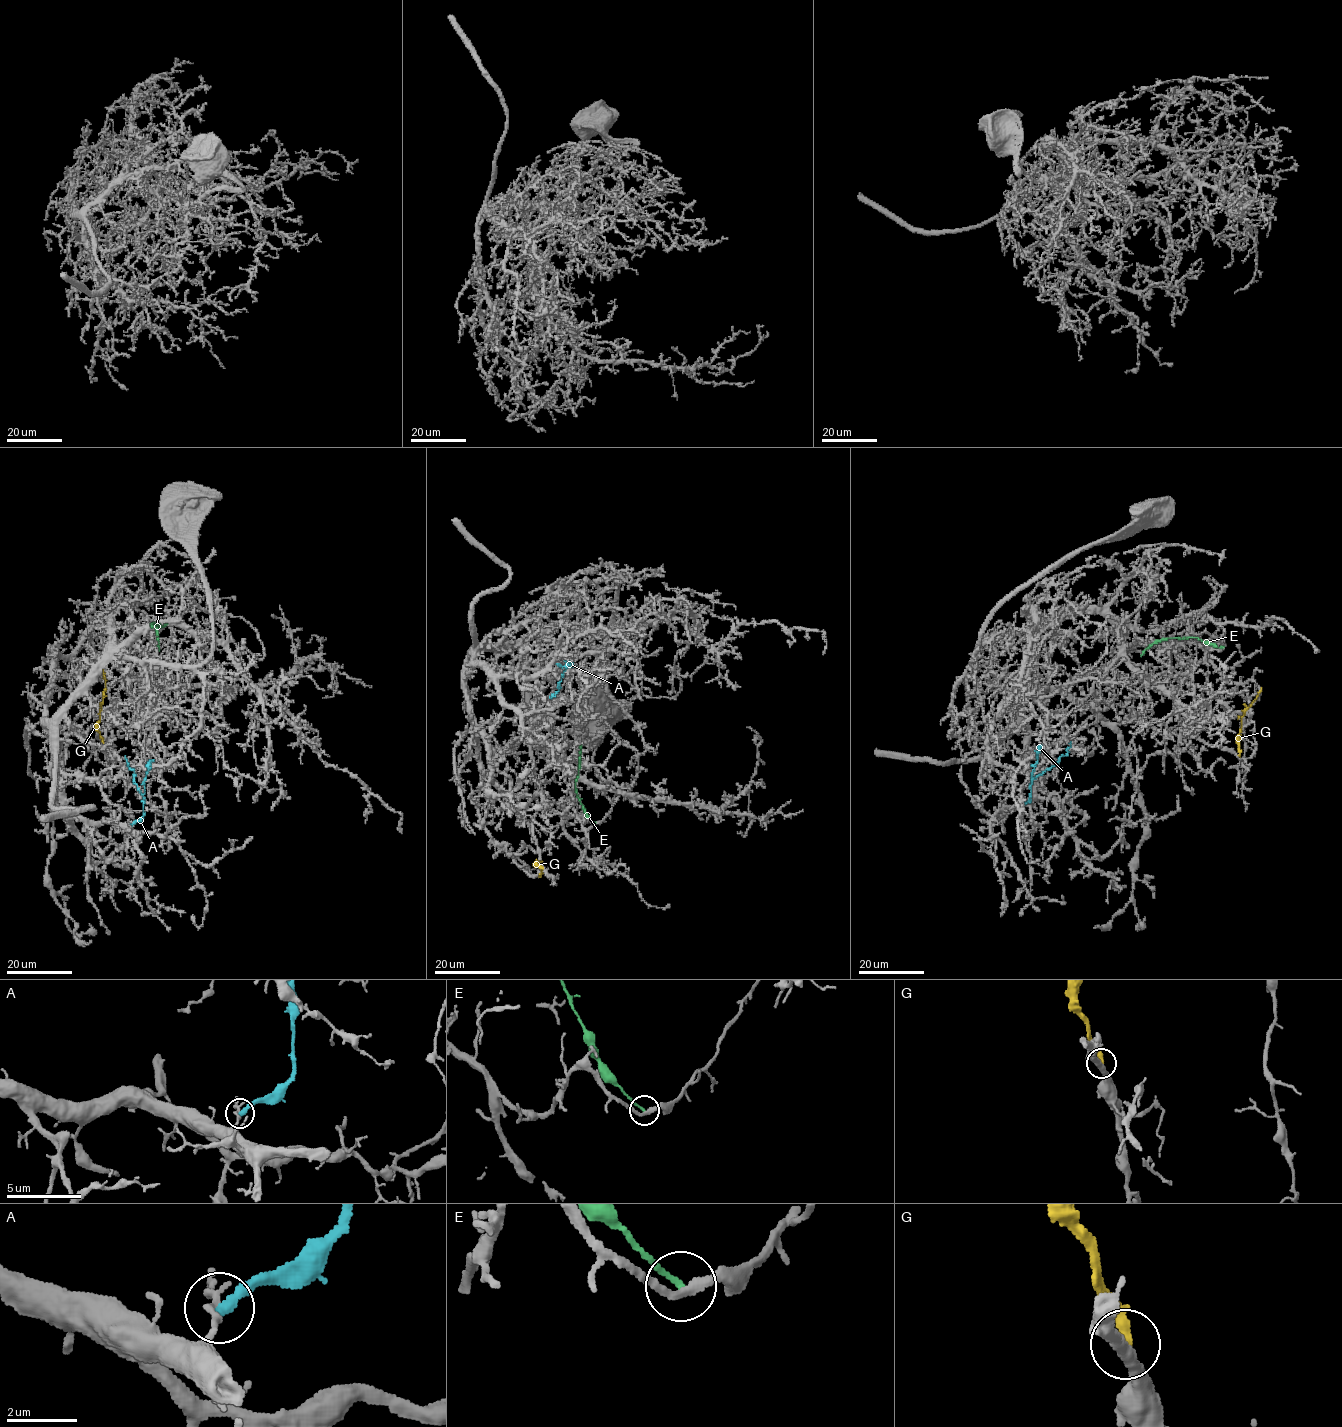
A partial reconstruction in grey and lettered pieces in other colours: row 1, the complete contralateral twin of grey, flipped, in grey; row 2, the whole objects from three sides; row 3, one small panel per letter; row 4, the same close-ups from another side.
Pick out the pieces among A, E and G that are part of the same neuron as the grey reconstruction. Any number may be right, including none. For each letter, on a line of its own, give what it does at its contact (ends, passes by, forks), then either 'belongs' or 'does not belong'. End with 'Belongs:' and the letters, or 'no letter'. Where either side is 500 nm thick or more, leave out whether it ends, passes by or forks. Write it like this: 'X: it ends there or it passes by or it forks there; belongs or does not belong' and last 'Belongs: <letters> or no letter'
A: it ends there; does not belong
E: it ends there; does not belong
G: it ends there; does not belong
Belongs: no letter

